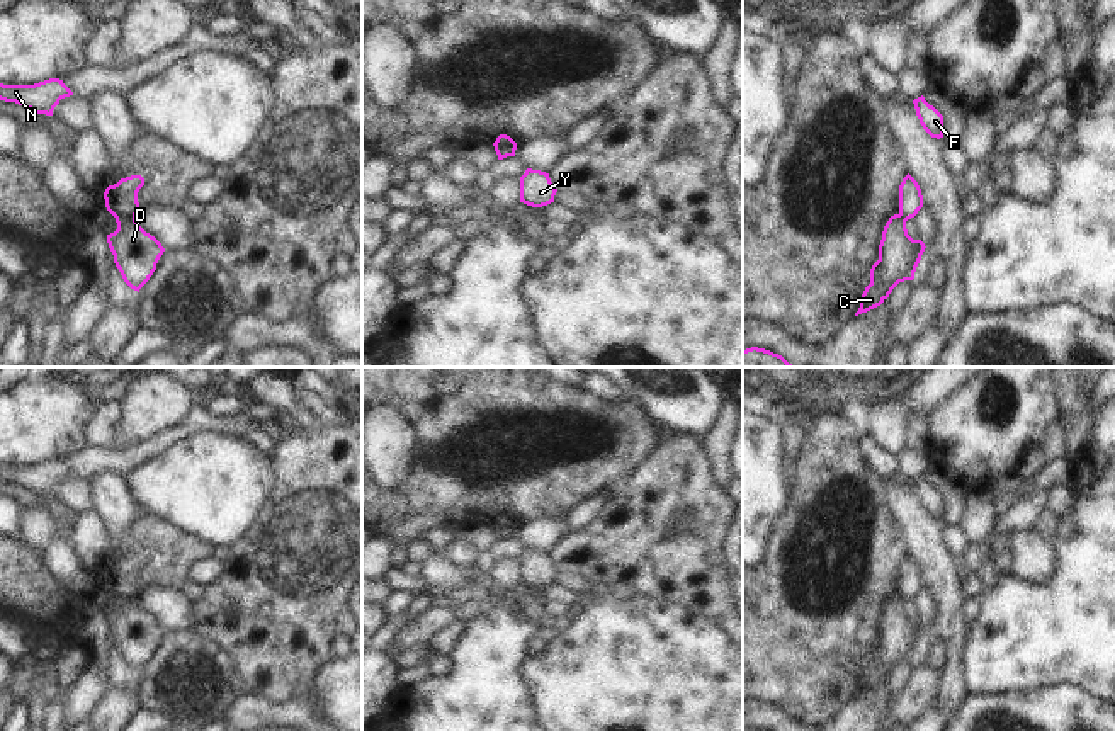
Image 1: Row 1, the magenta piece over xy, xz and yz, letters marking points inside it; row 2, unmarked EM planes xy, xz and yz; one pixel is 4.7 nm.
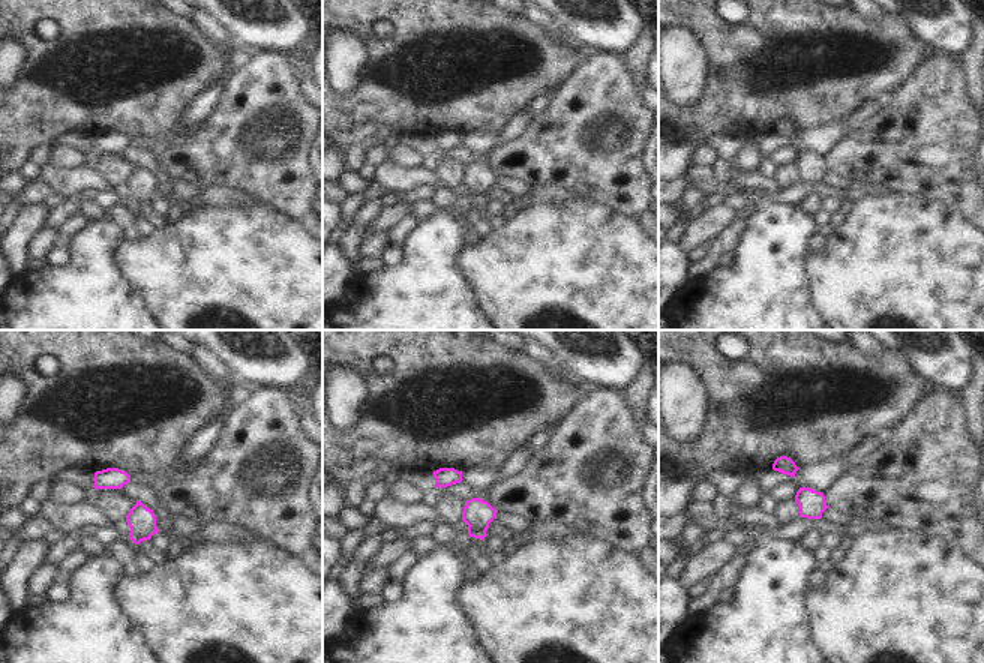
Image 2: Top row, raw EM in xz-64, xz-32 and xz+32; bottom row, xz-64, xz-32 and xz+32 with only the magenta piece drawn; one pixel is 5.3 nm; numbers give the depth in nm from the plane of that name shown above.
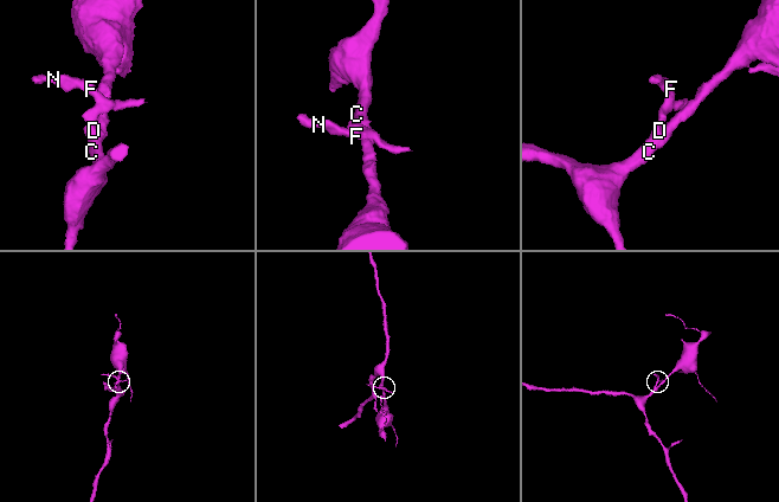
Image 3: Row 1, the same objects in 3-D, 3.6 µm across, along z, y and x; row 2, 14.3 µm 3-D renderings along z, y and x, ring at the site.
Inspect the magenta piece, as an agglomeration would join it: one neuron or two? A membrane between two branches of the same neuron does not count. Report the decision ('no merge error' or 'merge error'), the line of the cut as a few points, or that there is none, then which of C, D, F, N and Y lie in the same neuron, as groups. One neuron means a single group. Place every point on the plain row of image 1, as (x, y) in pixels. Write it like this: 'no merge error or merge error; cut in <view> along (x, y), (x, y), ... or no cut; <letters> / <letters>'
merge error; cut in xz along (495, 526), (515, 529); C D Y / F N

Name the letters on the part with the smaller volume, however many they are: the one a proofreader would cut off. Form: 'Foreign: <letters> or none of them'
Foreign: F, N.

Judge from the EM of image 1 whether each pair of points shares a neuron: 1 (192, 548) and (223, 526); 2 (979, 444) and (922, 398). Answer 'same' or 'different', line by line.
1: different
2: different

